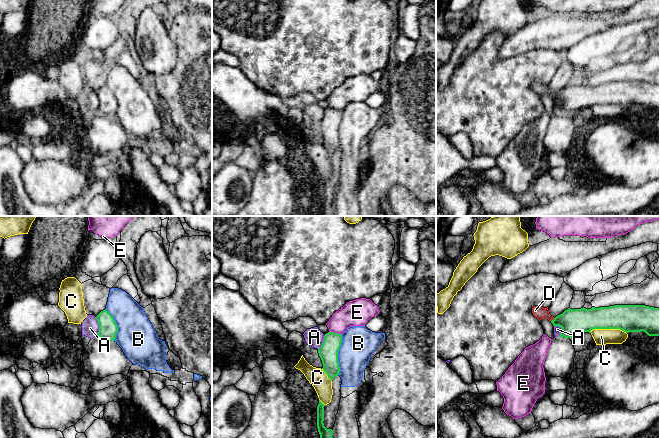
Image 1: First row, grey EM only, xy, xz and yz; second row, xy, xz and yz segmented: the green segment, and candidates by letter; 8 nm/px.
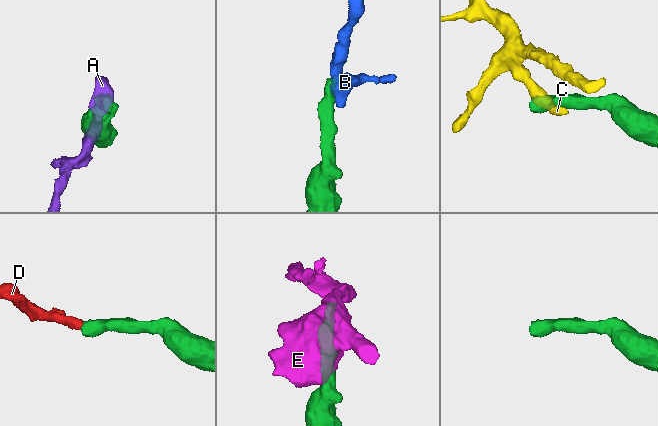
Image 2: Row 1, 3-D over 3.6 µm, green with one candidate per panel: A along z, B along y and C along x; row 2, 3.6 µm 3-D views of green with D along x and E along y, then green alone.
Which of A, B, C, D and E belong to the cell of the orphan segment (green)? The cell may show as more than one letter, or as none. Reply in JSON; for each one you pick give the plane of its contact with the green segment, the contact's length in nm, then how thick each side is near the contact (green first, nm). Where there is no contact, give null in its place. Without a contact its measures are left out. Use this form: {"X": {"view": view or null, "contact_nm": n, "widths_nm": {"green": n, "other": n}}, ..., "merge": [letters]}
{"D": {"view": "yz", "contact_nm": 40, "widths_nm": {"green": 200, "other": 100}}, "merge": ["D"]}

